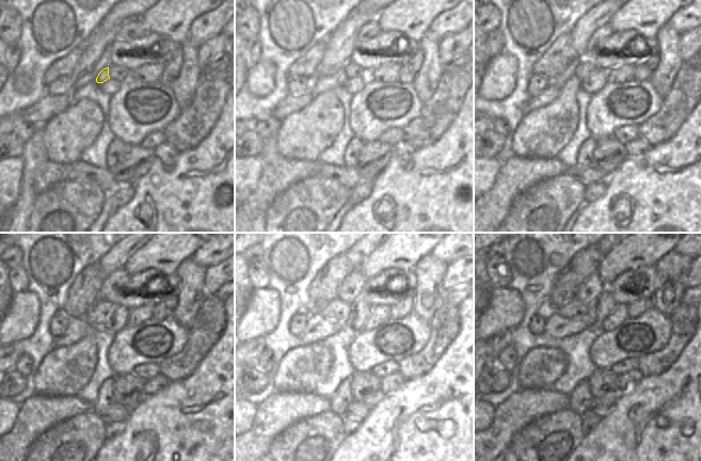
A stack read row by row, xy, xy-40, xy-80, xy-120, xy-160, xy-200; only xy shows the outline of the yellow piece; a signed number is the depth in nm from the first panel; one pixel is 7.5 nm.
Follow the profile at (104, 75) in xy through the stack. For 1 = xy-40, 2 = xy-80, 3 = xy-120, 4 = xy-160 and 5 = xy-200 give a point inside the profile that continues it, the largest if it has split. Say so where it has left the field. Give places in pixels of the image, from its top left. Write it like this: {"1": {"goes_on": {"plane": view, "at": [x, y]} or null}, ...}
{"1": {"goes_on": {"plane": "xy-40", "at": [341, 78]}}, "2": {"goes_on": {"plane": "xy-80", "at": [541, 133]}}, "3": {"goes_on": {"plane": "xy-120", "at": [63, 371]}}, "4": {"goes_on": {"plane": "xy-160", "at": [302, 369]}}, "5": {"goes_on": {"plane": "xy-200", "at": [541, 367]}}}

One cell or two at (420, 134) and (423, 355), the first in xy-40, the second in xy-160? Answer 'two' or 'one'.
one

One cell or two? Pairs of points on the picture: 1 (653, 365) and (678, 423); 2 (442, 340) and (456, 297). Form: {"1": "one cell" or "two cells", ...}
{"1": "two cells", "2": "two cells"}

